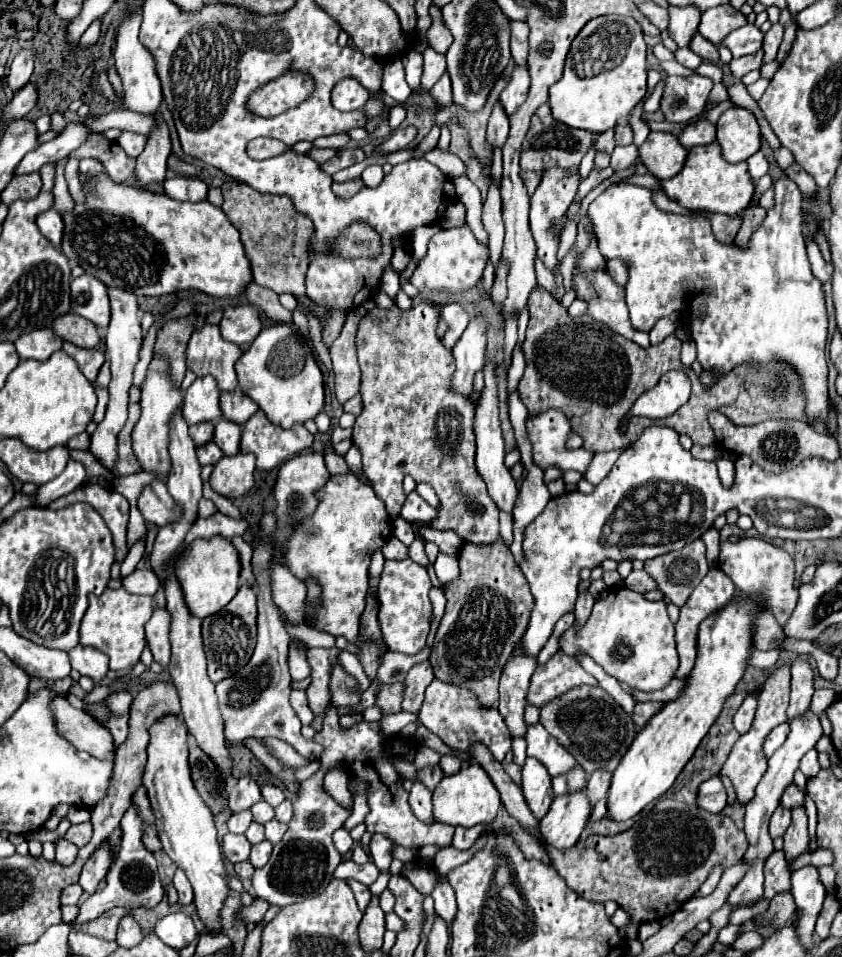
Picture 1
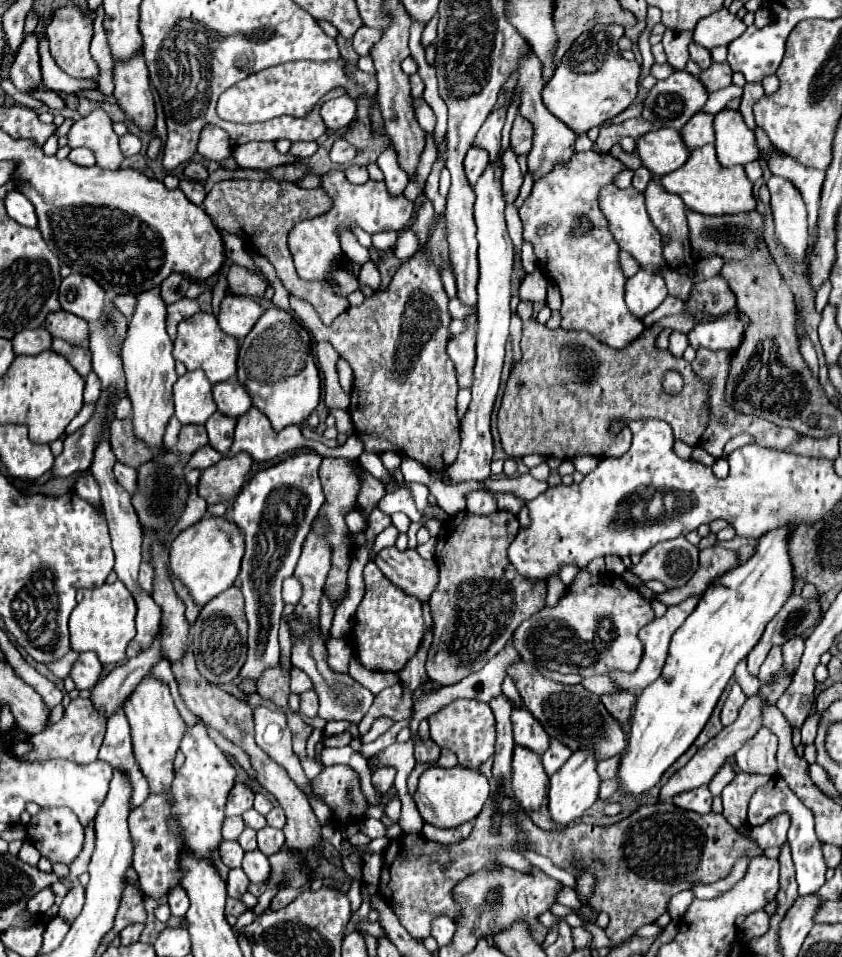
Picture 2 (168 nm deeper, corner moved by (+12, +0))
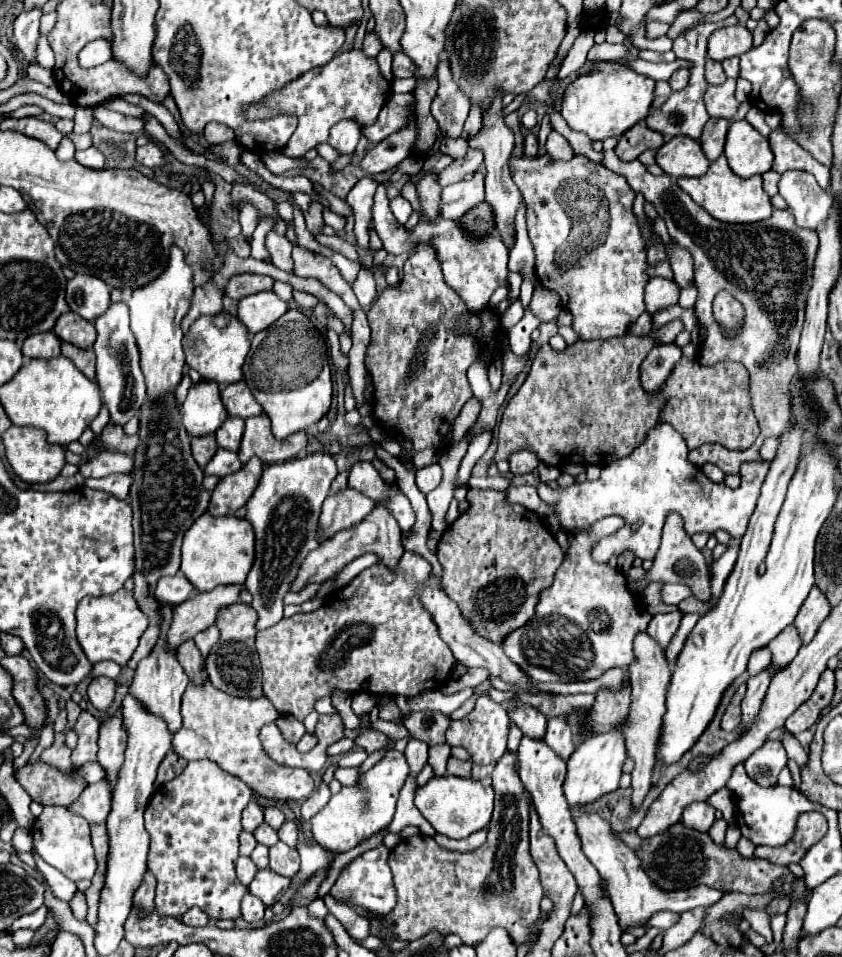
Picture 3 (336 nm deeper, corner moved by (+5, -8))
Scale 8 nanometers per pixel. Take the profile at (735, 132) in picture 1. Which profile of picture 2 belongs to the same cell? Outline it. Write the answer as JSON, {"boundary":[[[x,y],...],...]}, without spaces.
{"boundary":[[[725,109],[715,115],[715,149],[723,167],[745,165],[759,157],[755,135],[739,111]]]}

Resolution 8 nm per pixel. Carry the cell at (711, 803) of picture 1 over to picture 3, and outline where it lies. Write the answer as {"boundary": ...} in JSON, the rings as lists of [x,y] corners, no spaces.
{"boundary":[[[704,801],[690,803],[682,813],[682,825],[684,827],[690,827],[690,829],[706,833],[712,823],[714,823],[714,809]]]}

